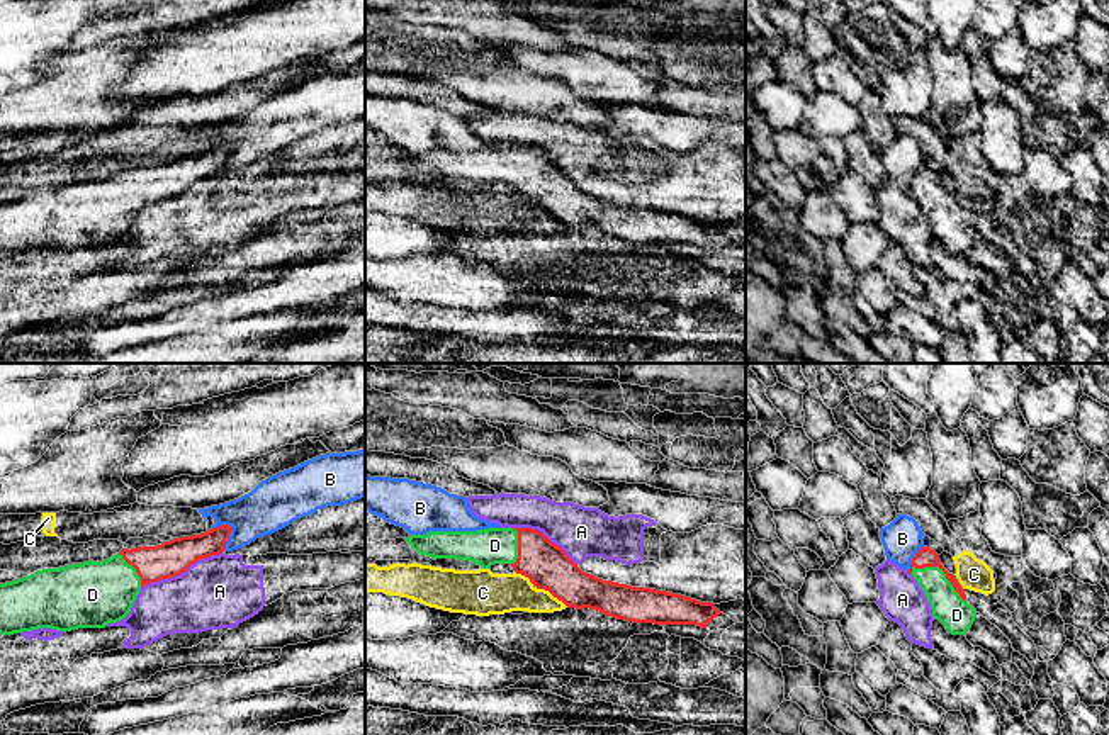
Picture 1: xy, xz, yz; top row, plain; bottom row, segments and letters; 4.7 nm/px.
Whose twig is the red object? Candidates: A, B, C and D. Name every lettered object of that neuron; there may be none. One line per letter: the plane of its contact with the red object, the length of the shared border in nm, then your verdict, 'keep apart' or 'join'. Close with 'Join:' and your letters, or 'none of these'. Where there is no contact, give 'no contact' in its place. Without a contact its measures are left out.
A: xy | 420 nm | keep apart
B: xy | 140 nm | keep apart
C: xz | 180 nm | keep apart
D: yz | 300 nm | join
Join: D

